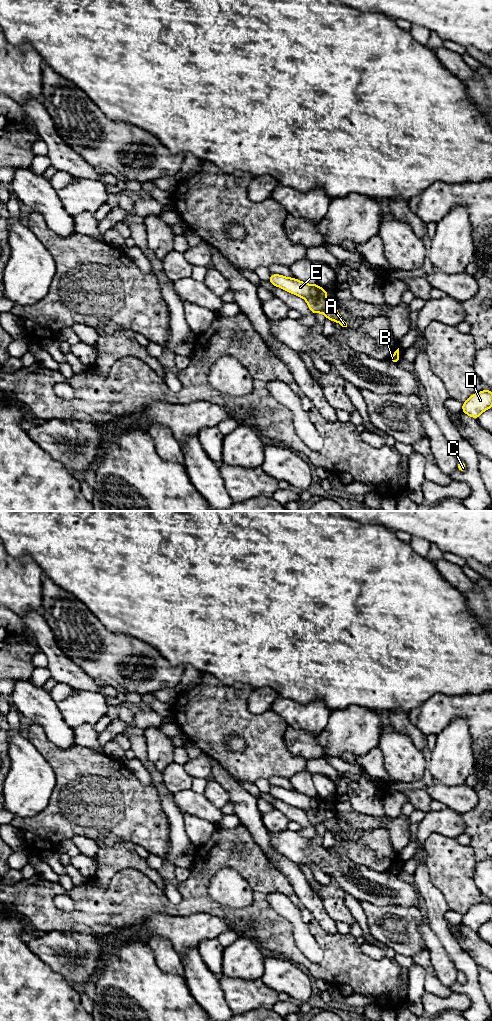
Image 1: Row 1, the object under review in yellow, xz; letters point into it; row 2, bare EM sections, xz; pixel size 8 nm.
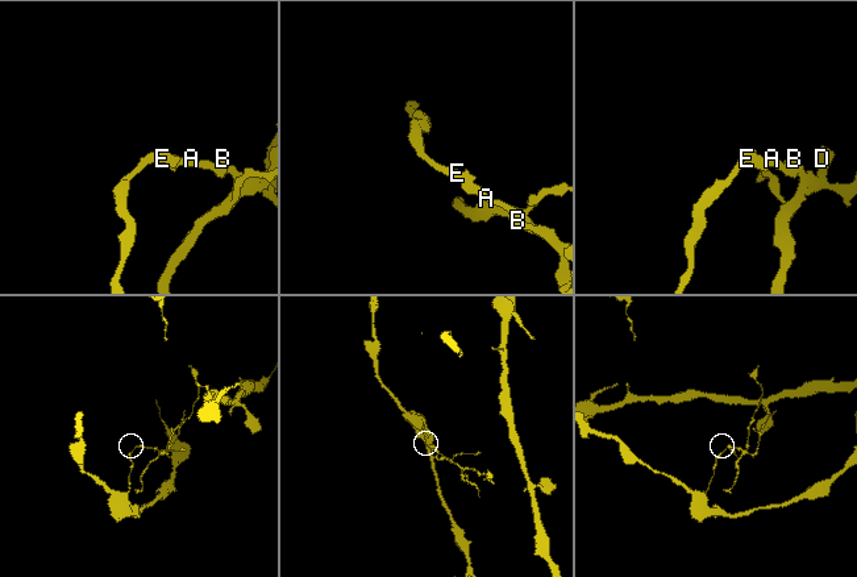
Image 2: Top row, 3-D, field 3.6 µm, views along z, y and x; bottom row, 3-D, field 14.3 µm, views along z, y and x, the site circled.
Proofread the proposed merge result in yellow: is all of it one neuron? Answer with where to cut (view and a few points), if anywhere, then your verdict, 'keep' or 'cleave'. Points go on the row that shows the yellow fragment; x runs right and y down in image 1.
cut xz (312, 285), (310, 295), (306, 299); cleave

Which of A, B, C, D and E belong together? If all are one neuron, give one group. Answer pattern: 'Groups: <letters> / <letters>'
Groups: A B C D / E

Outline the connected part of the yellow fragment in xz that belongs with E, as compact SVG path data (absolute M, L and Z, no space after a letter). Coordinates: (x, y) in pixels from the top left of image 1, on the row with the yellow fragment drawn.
M271 273L270 278L267 280L273 286L282 288L296 296L307 299L311 296L312 285L299 281L296 278L288 278L280 274Z

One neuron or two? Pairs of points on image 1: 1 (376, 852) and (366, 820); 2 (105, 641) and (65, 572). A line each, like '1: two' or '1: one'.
1: two
2: two

